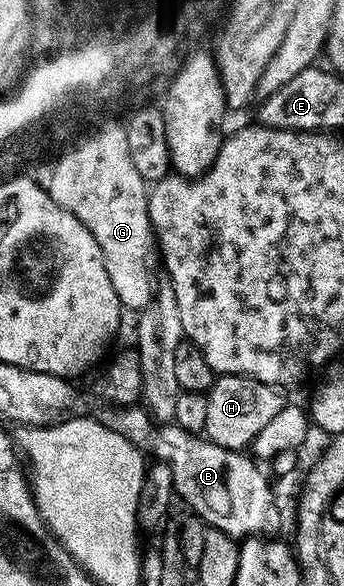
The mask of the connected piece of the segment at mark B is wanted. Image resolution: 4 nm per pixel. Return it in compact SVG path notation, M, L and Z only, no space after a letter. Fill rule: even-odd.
M103 405L100 408L97 412L99 422L113 429L113 433L121 433L121 437L128 439L134 447L147 453L152 451L156 460L169 465L176 496L180 500L183 498L208 528L230 535L236 541L276 534L279 507L275 504L270 481L259 468L262 466L250 454L227 451L202 434L176 425L160 426L142 405Z

